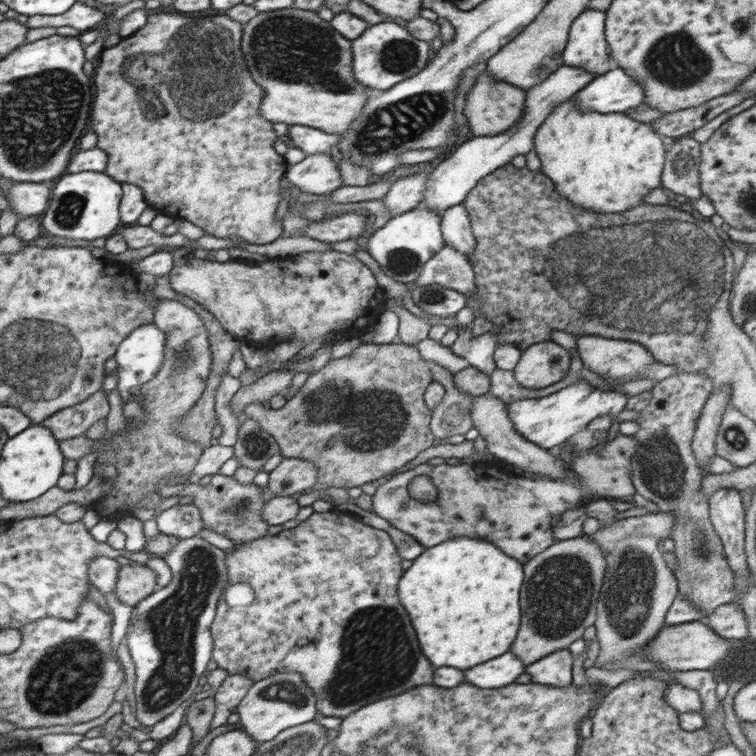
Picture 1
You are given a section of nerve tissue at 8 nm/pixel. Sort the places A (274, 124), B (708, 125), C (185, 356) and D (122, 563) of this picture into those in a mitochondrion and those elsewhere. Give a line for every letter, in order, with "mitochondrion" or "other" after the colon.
A: other
B: other
C: mitochondrion
D: other

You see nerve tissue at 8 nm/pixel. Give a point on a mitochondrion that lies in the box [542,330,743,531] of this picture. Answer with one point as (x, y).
(661, 464)

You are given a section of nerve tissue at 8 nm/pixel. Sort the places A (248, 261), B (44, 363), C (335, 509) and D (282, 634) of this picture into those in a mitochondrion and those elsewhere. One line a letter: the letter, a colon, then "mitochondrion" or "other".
A: other
B: mitochondrion
C: other
D: other

